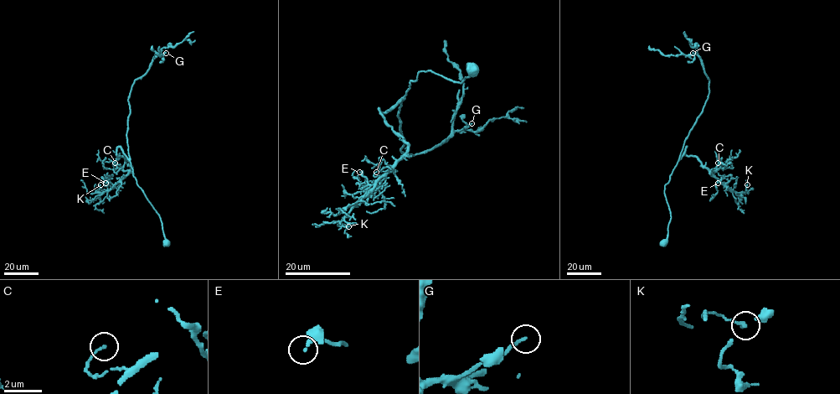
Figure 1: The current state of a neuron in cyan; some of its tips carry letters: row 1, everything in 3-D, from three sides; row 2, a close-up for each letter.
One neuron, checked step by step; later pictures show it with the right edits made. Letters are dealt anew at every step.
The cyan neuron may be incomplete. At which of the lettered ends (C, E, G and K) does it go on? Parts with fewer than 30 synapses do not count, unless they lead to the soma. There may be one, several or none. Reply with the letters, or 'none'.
none

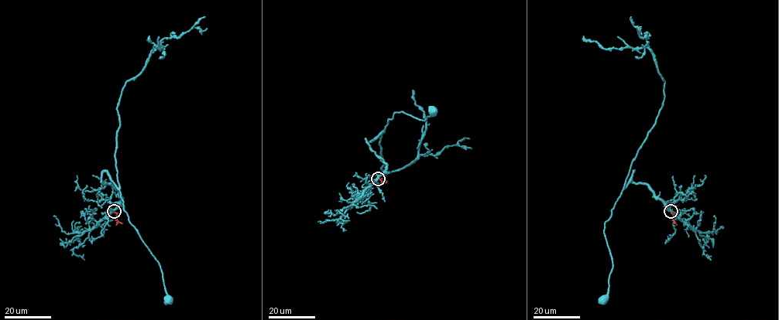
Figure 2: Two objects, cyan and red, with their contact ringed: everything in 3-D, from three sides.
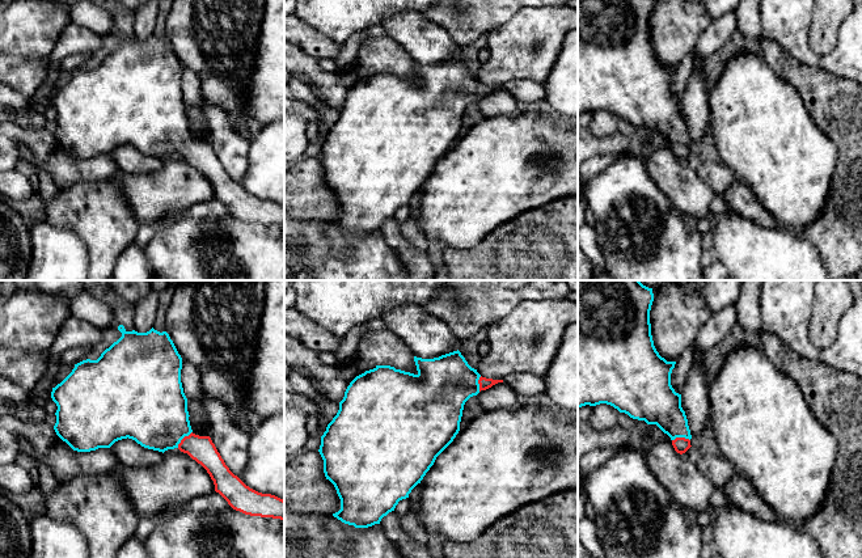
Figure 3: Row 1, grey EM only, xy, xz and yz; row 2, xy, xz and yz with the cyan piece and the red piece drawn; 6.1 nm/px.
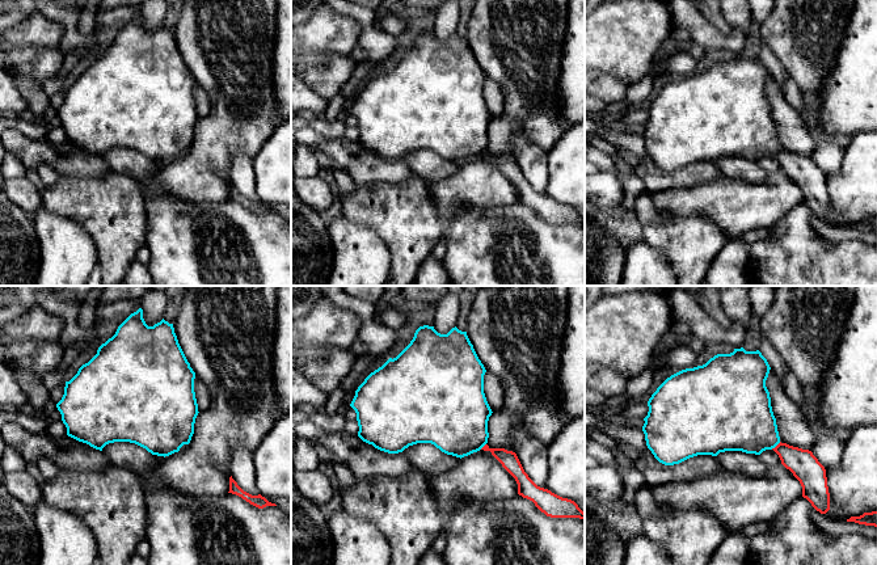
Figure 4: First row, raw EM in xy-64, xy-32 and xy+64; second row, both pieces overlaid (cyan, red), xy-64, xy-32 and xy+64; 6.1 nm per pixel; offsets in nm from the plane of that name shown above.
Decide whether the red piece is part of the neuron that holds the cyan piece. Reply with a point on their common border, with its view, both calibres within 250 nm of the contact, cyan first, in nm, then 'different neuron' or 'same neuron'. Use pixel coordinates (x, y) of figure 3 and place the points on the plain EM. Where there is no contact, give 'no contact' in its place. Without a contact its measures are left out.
meets cyan in xy at (182, 144); 440 nm thick on the cyan side, 160 nm on the other; same neuron

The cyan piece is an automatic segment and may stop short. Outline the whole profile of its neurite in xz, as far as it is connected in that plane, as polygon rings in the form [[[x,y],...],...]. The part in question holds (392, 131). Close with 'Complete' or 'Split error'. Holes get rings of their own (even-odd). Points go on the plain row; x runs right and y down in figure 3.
[[[459,56],[434,65],[414,63],[414,68],[417,81],[390,72],[376,72],[356,83],[347,93],[337,122],[321,143],[318,158],[324,166],[324,179],[341,206],[341,216],[333,223],[345,231],[355,234],[380,231],[384,223],[394,217],[400,207],[409,204],[436,164],[453,148],[460,138],[465,109],[481,97],[503,89],[482,84]]]. Split error

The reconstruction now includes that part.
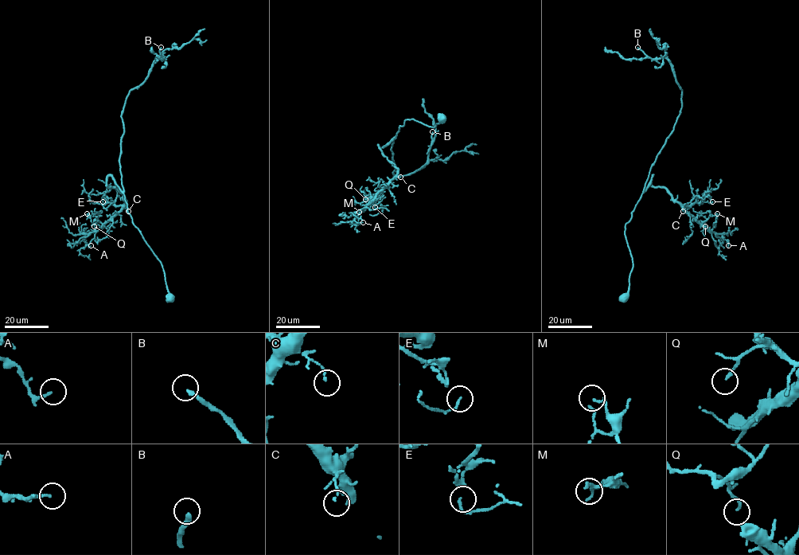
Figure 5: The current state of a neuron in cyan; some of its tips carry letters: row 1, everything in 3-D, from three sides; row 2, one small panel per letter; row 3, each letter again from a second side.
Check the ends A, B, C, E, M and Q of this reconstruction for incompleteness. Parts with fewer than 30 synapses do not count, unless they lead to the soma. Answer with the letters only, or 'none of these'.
B

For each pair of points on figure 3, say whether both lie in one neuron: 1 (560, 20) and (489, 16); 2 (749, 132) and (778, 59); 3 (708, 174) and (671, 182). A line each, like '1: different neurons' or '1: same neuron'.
1: different neurons
2: different neurons
3: different neurons

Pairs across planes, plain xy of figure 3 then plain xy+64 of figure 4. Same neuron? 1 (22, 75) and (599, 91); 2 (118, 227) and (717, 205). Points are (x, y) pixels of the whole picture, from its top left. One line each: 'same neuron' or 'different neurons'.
1: same neuron
2: different neurons

